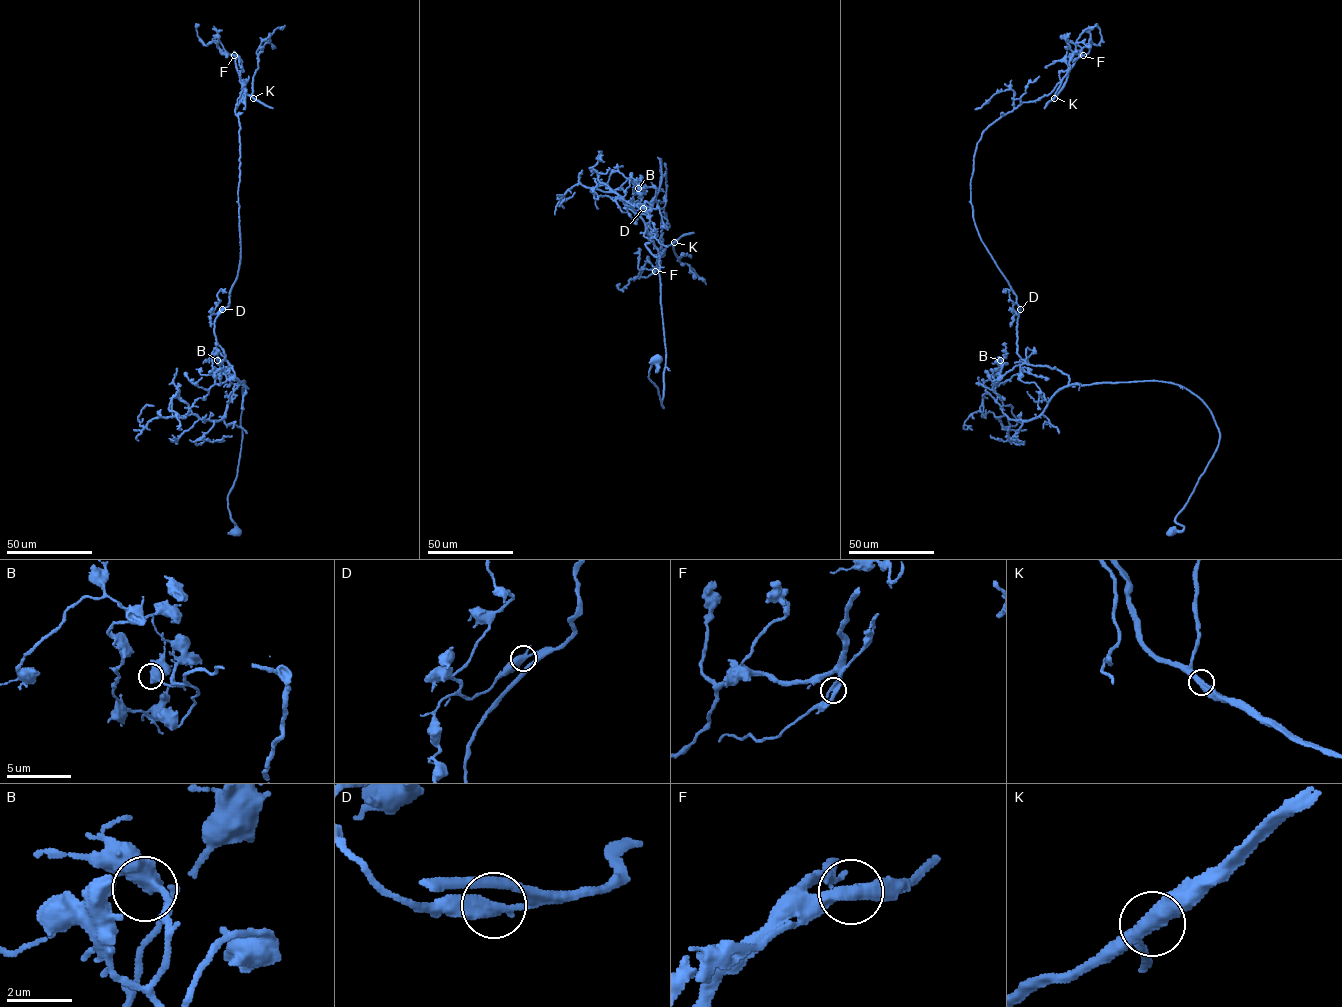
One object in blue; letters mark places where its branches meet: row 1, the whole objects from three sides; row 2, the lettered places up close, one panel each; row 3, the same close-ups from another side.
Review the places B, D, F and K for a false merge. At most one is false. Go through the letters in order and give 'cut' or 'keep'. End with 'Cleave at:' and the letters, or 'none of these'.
B: keep
D: keep
F: cut
K: keep
Cleave at: F

